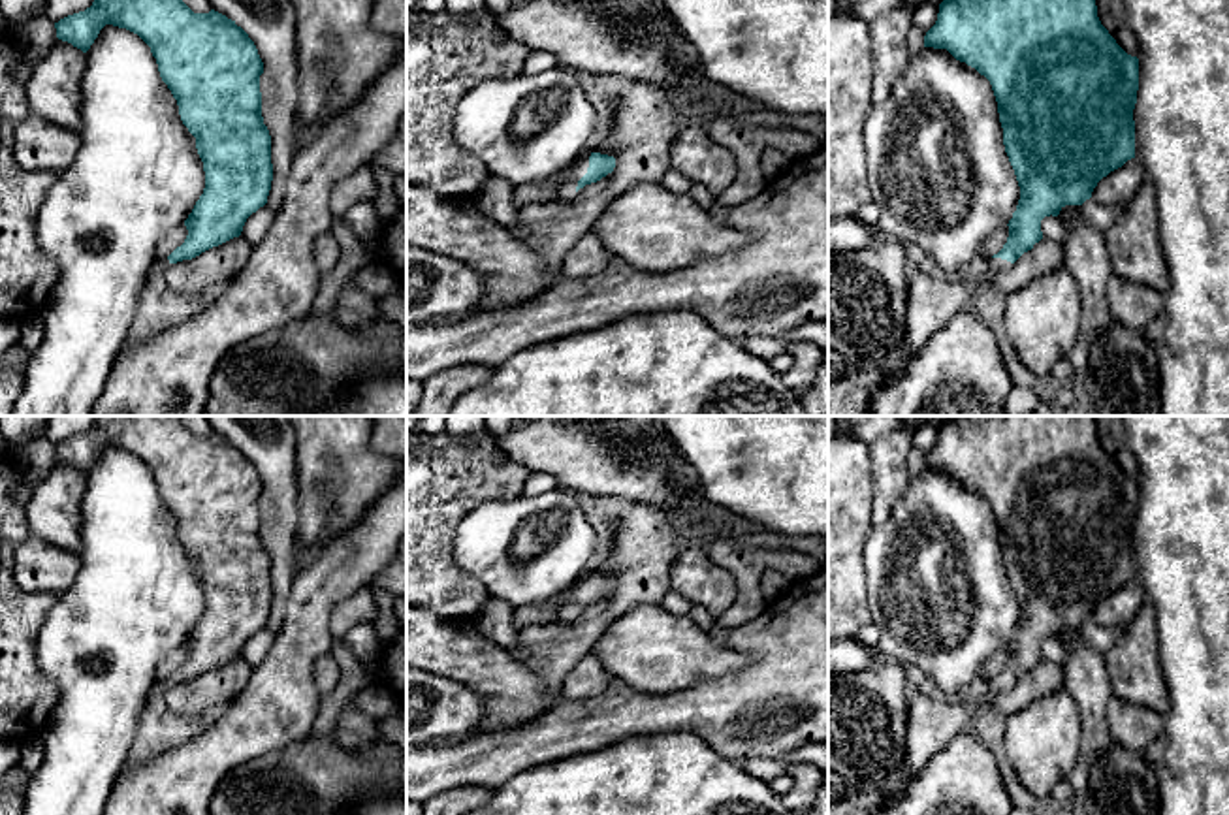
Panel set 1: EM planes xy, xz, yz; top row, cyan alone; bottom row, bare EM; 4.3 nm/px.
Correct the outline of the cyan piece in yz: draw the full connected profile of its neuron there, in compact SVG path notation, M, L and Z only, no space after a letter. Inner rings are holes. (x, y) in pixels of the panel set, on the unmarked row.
M949 416L924 457L924 469L947 471L992 506L1020 621L1007 646L1007 664L984 687L994 693L1011 691L1043 661L1045 638L1058 638L1065 627L1082 627L1103 599L1135 580L1139 480L1127 476L1101 446L1093 416Z

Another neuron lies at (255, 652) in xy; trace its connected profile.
M267 627L260 629L256 634L252 634L245 647L241 657L252 666L260 666L263 659L267 657L267 651L275 640L275 632Z

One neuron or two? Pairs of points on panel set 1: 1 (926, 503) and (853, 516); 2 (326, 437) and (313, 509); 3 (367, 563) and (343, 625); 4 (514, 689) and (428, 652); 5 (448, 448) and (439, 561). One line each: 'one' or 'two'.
1: two
2: one
3: two
4: one
5: one

